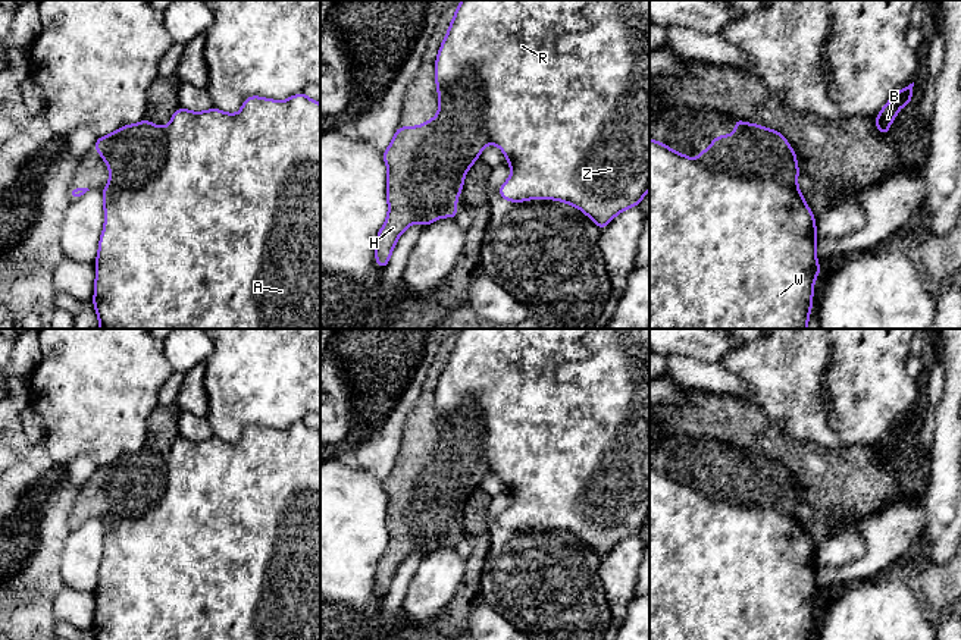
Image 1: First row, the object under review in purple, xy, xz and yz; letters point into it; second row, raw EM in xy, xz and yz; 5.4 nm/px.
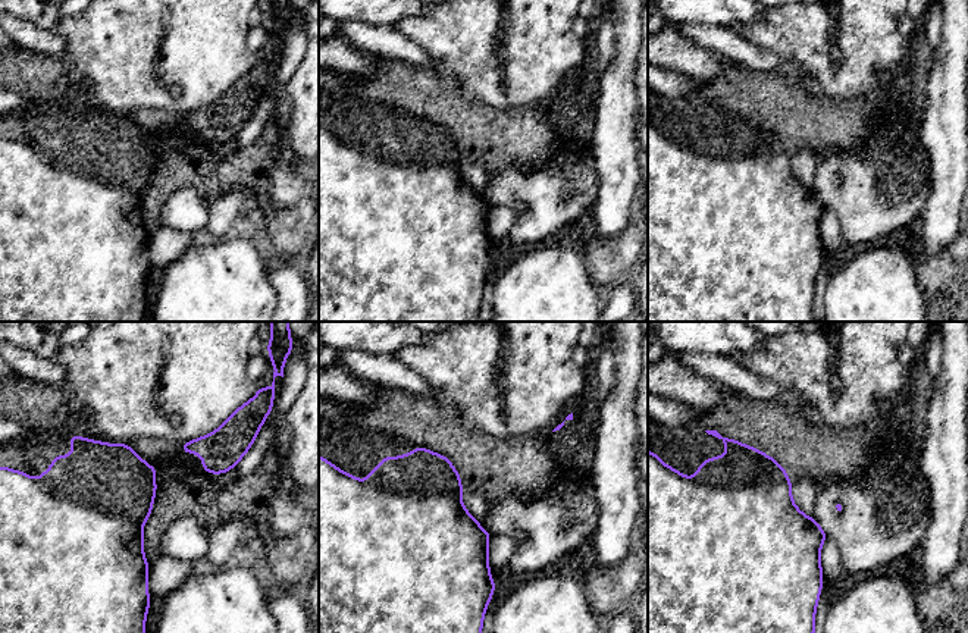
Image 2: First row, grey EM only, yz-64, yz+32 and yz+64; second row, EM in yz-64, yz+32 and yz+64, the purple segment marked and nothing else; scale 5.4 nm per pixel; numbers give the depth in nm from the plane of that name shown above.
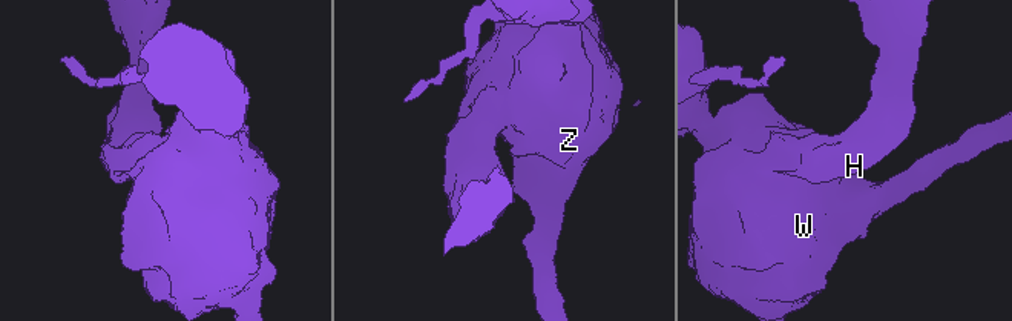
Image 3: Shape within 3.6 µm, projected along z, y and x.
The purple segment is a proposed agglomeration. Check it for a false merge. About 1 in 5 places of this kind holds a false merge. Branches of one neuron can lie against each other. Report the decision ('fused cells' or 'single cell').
fused cells

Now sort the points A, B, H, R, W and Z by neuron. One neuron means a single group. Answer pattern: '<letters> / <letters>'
A R W Z / B H

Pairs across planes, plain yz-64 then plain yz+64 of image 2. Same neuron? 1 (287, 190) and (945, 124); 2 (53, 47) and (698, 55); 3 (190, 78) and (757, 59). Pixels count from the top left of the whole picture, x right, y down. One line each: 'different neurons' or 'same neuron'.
1: same neuron
2: different neurons
3: different neurons

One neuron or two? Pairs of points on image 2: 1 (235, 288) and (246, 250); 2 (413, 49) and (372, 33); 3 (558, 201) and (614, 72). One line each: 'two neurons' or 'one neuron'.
1: one neuron
2: one neuron
3: two neurons

